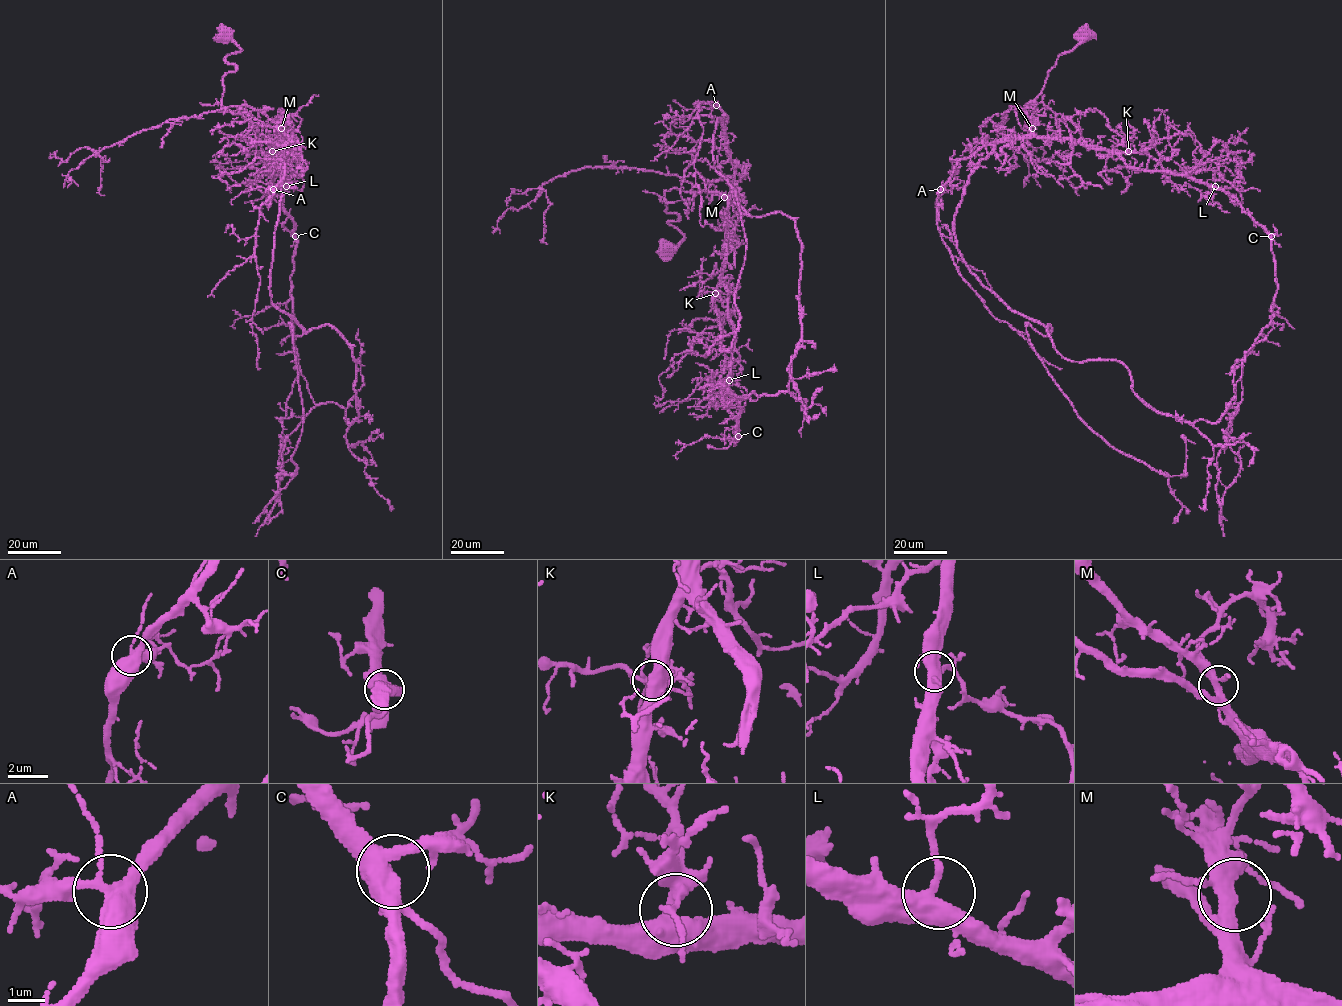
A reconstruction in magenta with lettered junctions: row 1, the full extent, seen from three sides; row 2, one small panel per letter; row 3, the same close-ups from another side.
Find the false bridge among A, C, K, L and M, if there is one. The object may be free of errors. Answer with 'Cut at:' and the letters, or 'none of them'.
Cut at: none of them

